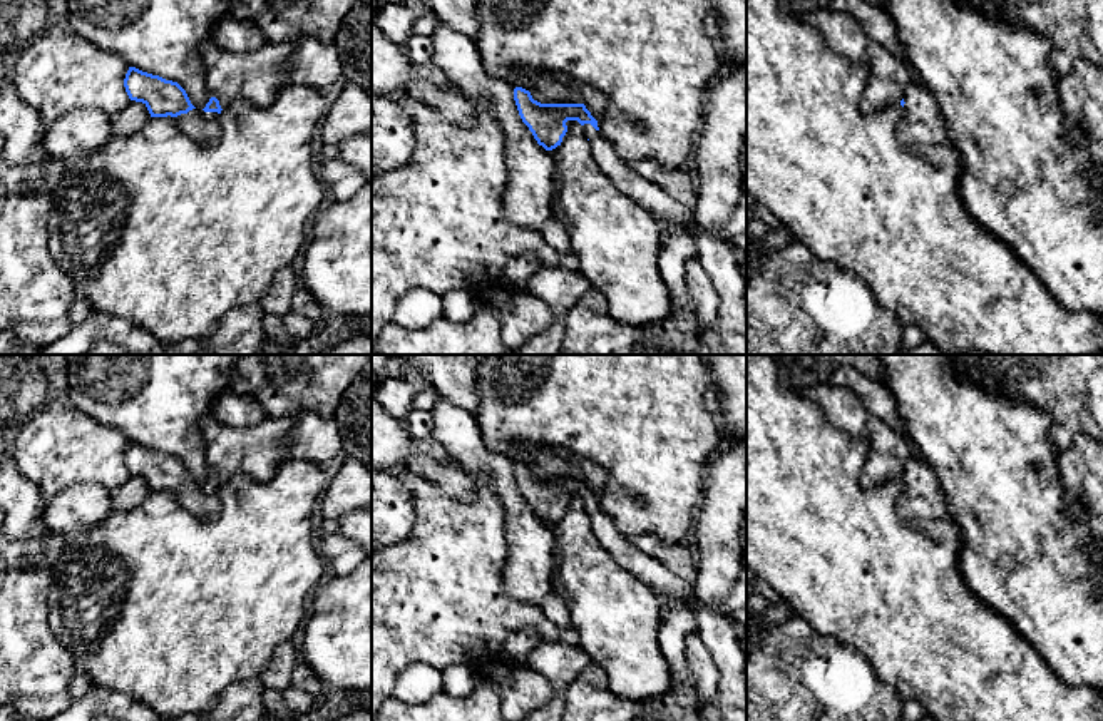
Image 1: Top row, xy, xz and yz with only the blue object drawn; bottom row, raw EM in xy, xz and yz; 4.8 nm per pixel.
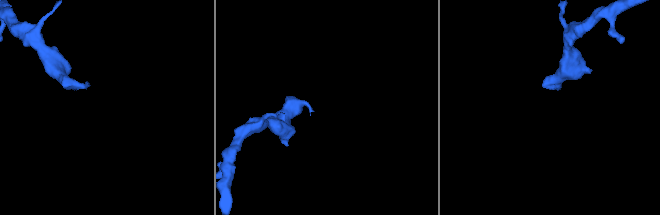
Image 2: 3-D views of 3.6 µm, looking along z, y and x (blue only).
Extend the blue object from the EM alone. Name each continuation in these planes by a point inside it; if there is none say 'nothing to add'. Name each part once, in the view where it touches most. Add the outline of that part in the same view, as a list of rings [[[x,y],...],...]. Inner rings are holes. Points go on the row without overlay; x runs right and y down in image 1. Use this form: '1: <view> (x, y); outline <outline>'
1: xy (198, 499); outline [[[192,483],[176,492],[181,505],[198,515],[213,515],[218,510],[219,488]]]

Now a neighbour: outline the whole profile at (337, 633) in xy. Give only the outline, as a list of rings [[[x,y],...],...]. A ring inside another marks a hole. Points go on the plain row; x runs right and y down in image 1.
[[[372,557],[315,592],[303,622],[301,662],[331,693],[372,689]]]

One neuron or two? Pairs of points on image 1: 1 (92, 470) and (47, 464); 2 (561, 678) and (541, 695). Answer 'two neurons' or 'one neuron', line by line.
1: one neuron
2: two neurons

